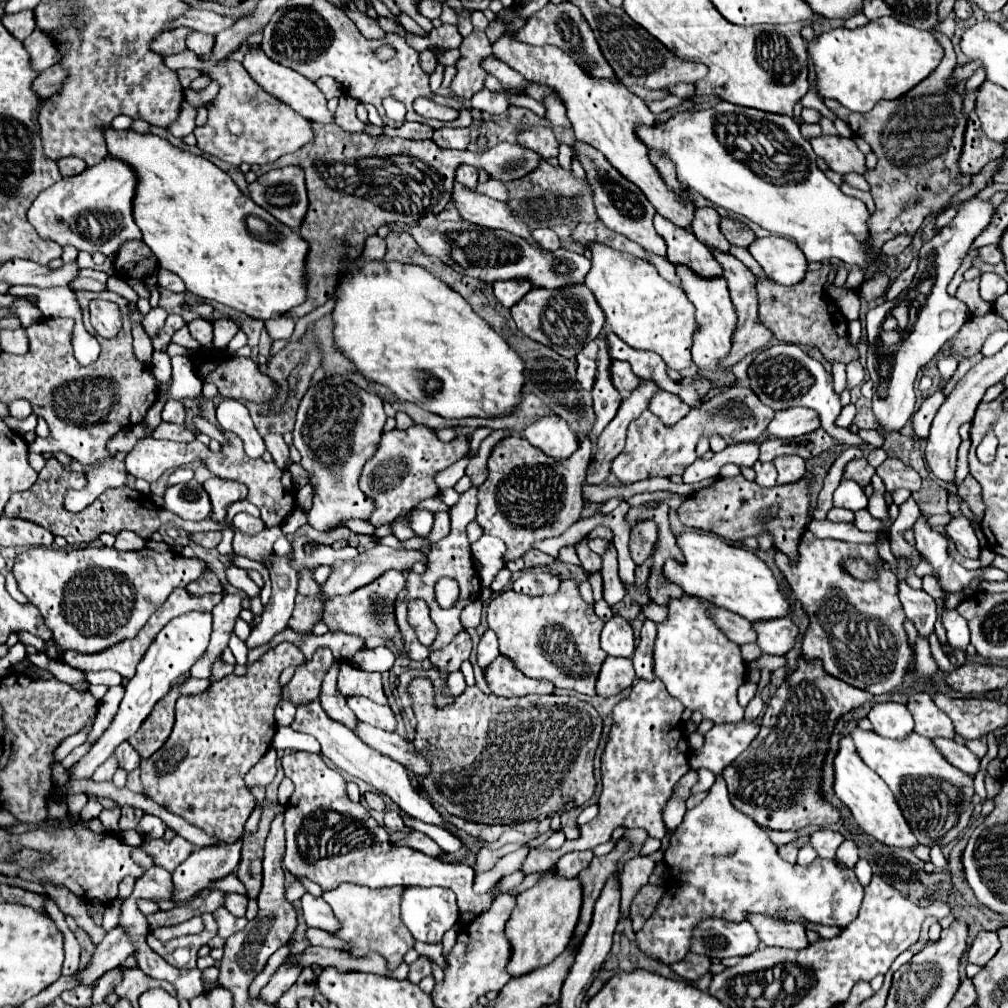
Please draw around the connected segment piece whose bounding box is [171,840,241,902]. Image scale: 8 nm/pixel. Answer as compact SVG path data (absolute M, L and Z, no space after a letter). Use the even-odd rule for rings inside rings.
M241 840L233 844L195 850L177 870L173 870L173 902L195 898L201 890L213 888L213 882L235 872L241 854Z

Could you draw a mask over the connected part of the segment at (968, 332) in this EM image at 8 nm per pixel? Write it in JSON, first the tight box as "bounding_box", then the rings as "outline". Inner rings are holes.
{"bounding_box":[949,312,1007,358],"outline":[[[991,312],[983,318],[971,316],[969,322],[965,322],[965,328],[961,328],[959,334],[949,342],[951,354],[963,356],[963,358],[971,358],[971,356],[979,354],[987,336],[993,334],[995,330],[1007,330],[1007,322],[1001,316],[997,316],[995,312]]]}

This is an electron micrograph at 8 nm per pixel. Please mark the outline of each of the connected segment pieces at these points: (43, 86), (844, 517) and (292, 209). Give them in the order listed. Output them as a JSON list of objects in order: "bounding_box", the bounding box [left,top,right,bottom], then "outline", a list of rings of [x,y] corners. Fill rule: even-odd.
[{"bounding_box":[33,64,69,98],"outline":[[[61,64],[51,66],[49,70],[41,72],[41,76],[33,82],[33,88],[37,90],[37,94],[49,98],[49,96],[61,92],[61,86],[63,86],[63,82],[65,82],[67,76],[69,76],[69,72]]]},{"bounding_box":[827,508,855,522],"outline":[[[833,508],[829,514],[827,514],[829,520],[833,522],[853,522],[855,516],[851,510],[845,510],[845,508]]]},{"bounding_box":[249,166,309,230],"outline":[[[299,166],[271,170],[249,184],[249,196],[285,226],[299,230],[309,208],[305,176]]]}]

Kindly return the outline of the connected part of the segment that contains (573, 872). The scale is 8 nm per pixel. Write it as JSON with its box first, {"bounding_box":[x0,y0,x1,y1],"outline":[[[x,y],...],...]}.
{"bounding_box":[557,852,593,878],"outline":[[[569,852],[561,858],[561,864],[557,866],[557,874],[575,878],[581,870],[585,870],[589,866],[591,858],[593,858],[593,852]]]}

